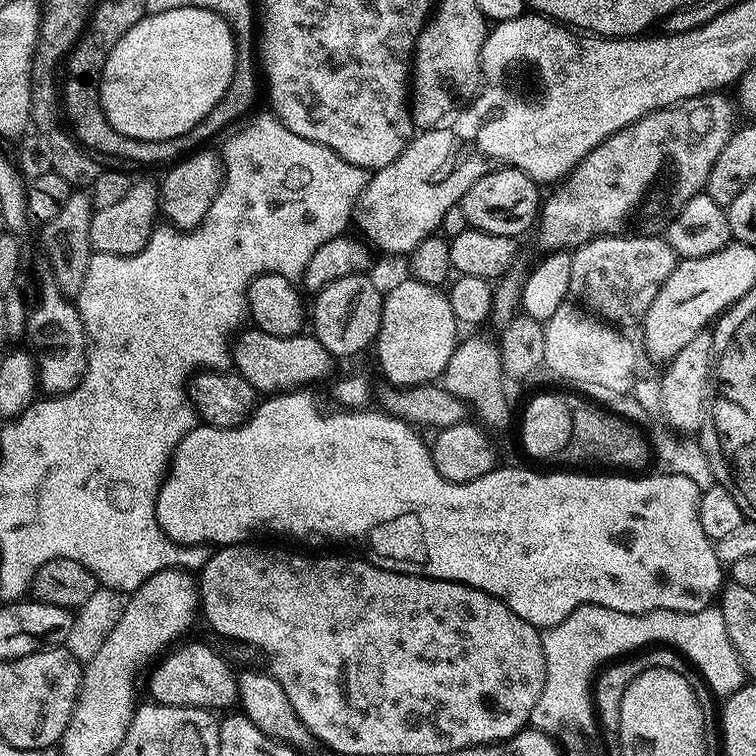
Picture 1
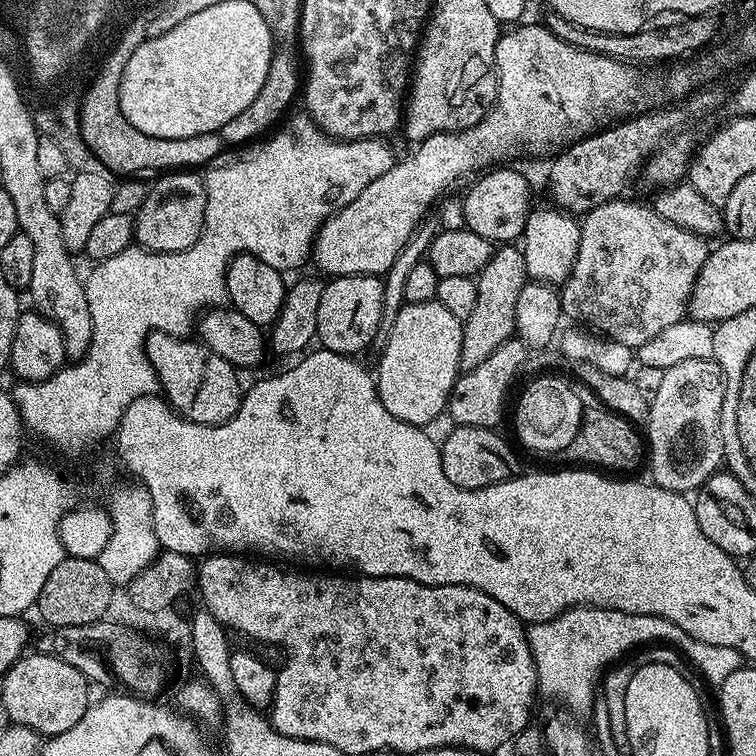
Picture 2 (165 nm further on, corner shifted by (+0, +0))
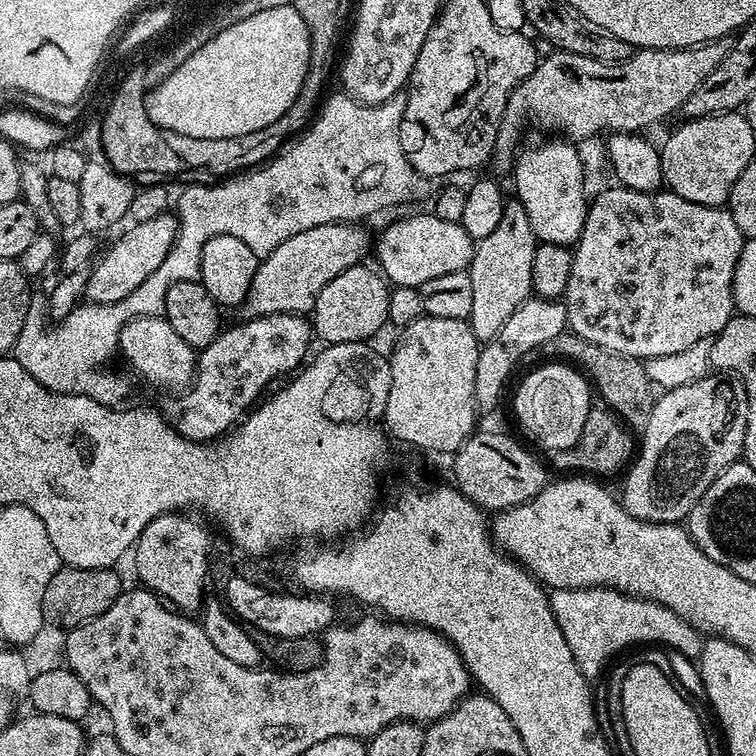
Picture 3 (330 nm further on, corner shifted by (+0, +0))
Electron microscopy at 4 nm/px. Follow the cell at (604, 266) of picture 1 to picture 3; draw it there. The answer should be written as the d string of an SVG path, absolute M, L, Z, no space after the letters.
M611 186L600 192L589 203L586 222L579 240L574 245L572 265L570 266L570 282L566 286L562 303L568 311L568 328L571 335L580 336L586 342L594 342L594 346L602 346L606 350L614 350L618 354L633 356L641 362L655 356L675 354L692 346L702 338L716 337L730 322L734 315L732 303L732 283L734 282L734 266L738 266L738 258L742 254L745 236L738 230L738 222L728 212L727 207L702 206L698 202L690 202L671 190L655 192L639 192L623 186Z

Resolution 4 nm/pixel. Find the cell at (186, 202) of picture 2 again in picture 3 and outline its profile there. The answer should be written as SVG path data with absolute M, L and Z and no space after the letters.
M171 211L158 214L158 218L149 218L147 222L129 223L127 227L113 242L108 253L105 256L103 253L98 262L91 265L88 284L84 288L87 303L113 304L134 294L134 290L138 290L138 286L142 286L142 282L158 270L158 266L162 266L178 235L178 220Z

